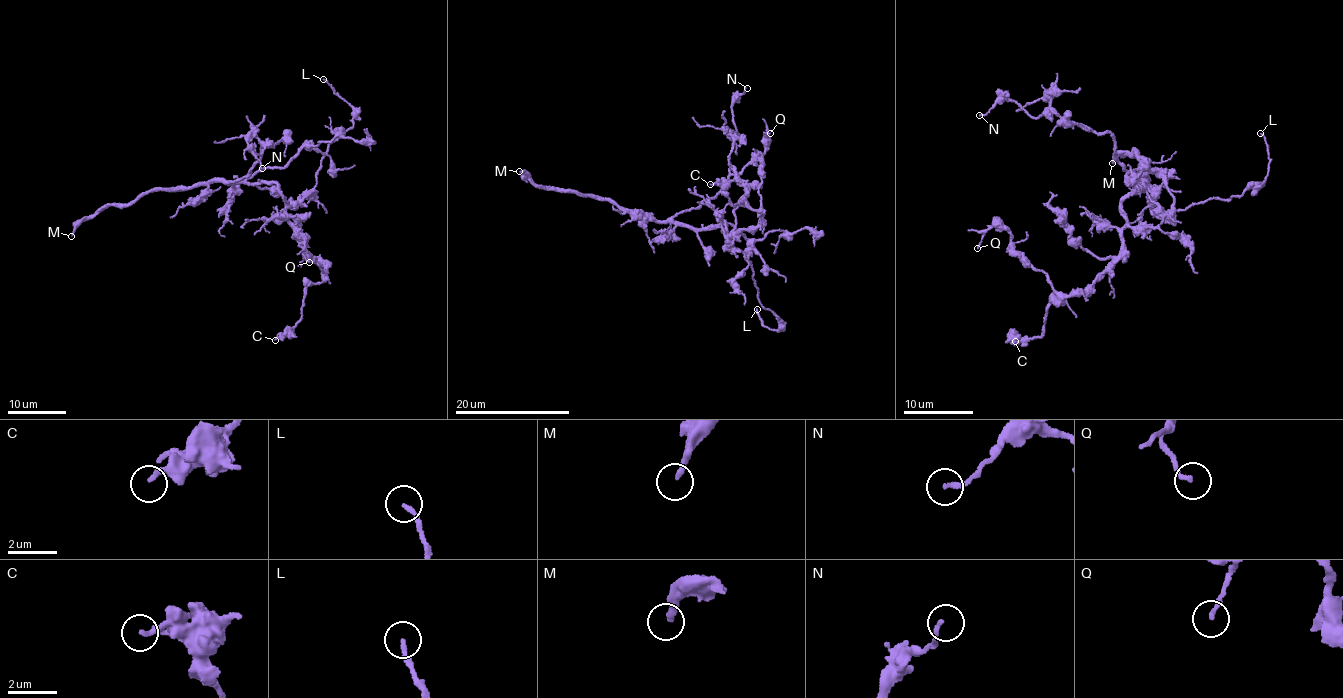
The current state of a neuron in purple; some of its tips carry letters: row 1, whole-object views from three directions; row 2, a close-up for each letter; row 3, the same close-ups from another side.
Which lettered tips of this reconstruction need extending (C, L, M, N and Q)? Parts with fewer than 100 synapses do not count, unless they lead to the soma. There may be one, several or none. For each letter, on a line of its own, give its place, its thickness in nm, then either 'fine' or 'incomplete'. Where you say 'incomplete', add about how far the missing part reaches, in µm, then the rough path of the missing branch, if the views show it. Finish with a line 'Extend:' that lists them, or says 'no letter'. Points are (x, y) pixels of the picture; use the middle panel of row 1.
C: place (710, 184); calibre 200 nm; fine
L: place (757, 309); calibre 180 nm; fine
M: place (519, 171); calibre 240 nm; incomplete; missing 160 µm
N: place (747, 88); calibre 150 nm; fine
Q: place (770, 133); calibre 160 nm; fine
Extend: M

